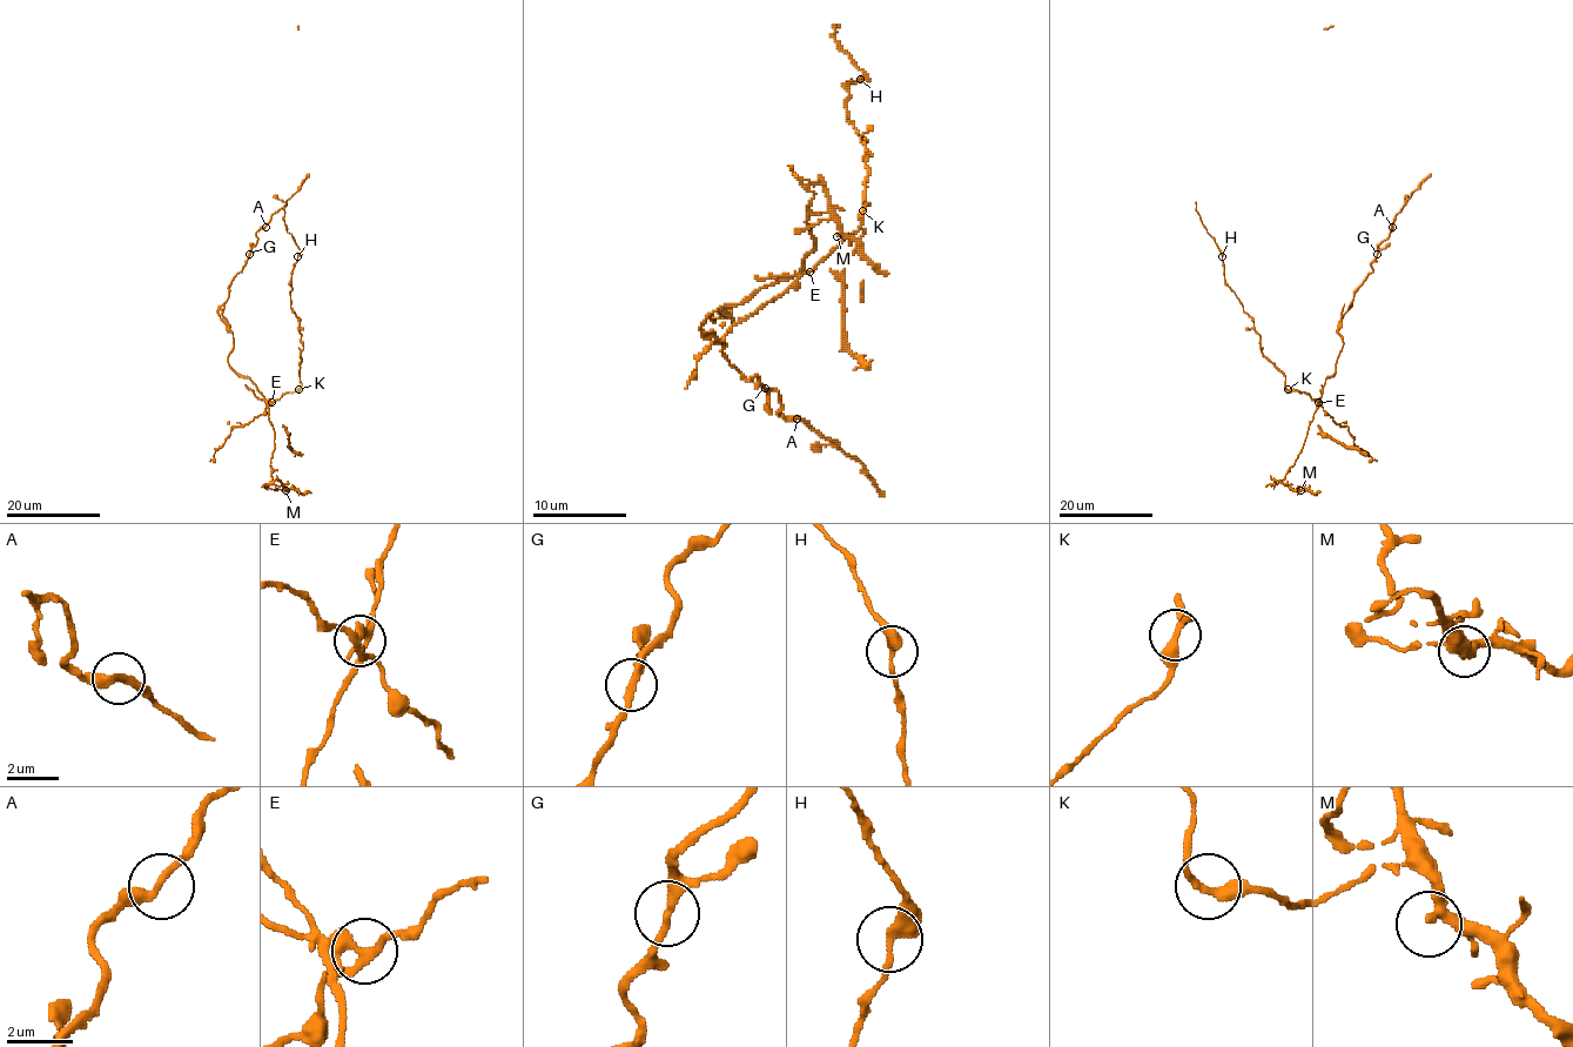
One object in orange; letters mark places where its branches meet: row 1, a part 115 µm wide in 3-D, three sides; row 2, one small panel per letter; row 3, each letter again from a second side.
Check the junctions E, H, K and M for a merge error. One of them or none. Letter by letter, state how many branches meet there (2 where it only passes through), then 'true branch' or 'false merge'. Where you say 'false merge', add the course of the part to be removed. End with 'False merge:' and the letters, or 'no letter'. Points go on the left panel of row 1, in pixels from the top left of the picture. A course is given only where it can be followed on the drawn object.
E: 2 | false merge
H: 2 | true branch
K: 2 | true branch
M: 2 | true branch
False merge: E

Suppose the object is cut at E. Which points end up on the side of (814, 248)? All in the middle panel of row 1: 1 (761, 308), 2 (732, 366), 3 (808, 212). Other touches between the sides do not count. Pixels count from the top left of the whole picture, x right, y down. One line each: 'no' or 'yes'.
1: no
2: yes
3: yes

